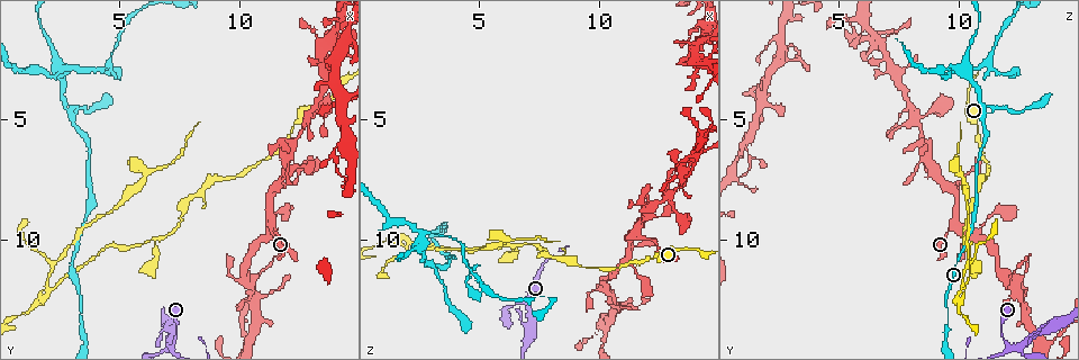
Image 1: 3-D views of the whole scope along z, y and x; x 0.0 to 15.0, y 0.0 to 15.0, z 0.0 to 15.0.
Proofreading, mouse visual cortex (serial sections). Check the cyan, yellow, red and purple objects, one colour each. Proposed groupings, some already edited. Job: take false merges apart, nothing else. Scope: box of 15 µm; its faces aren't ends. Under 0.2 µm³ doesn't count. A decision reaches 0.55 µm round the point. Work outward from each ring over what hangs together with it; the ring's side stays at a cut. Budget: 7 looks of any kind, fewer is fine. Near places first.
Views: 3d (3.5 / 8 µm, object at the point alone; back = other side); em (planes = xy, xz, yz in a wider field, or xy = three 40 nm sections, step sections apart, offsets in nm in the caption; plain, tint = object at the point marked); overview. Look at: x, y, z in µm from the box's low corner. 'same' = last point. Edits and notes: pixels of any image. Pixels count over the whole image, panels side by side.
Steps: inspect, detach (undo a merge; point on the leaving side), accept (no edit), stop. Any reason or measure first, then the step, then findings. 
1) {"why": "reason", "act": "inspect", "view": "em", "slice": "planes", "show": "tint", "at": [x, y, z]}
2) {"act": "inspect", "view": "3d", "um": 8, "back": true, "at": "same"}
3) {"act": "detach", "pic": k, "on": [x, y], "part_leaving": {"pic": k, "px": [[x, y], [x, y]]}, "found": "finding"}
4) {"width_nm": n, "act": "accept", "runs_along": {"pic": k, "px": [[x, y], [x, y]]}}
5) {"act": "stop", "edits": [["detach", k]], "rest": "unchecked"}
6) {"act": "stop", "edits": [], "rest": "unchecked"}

{"why": "a narrow waist", "act": "inspect", "view": "3d", "um": 8, "at": [8.2, 8.2, 10.7]}

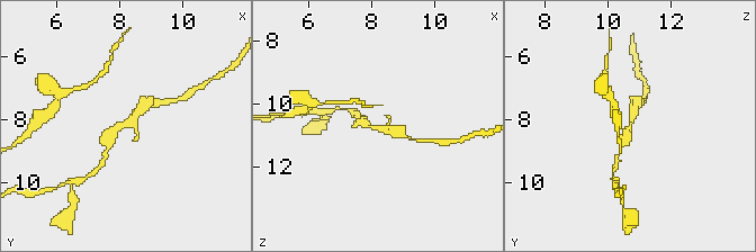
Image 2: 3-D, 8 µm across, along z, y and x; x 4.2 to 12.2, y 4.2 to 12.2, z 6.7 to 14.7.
{"why": "shape alone is not enough", "act": "inspect", "view": "em", "slice": "xy", "step": 5, "show": "tint", "at": [8.3, 8.2, 10.8]}

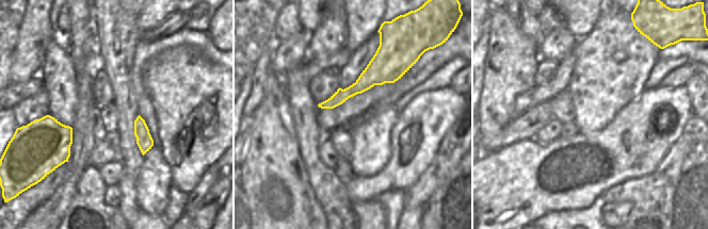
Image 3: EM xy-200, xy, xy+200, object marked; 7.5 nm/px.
{"act": "accept", "runs_along": {"pic": 2, "px": [[147, 102], [111, 135], [110, 147]]}, "found": "all the same cell"}

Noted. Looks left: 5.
{"why": "arms part here", "act": "inspect", "view": "3d", "um": 3.5, "at": [11.4, 9.4, 9.9]}

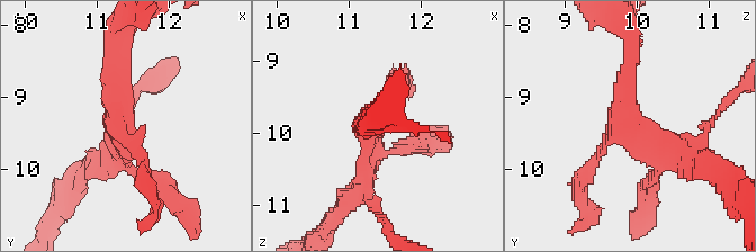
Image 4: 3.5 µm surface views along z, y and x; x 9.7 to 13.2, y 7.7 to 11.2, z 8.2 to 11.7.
{"why": "shape alone is not enough", "act": "inspect", "view": "em", "slice": "planes", "show": "tint", "at": [11.30, 9.40, 9.80]}

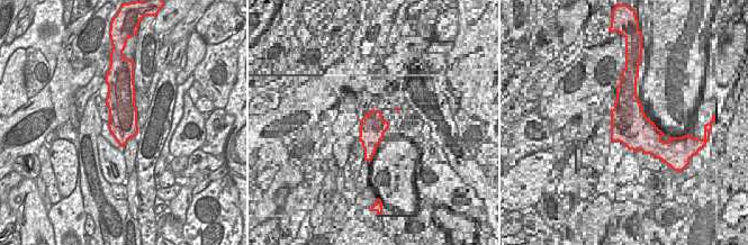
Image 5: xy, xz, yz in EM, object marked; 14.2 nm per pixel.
{"act": "accept", "runs_along": {"pic": 4, "px": [[581, 183], [621, 128], [630, 52]]}, "found": "one cell here"}

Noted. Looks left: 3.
{"why": "a fork", "act": "inspect", "view": "3d", "um": 3.5, "at": [2.2, 11.9, 10.2]}

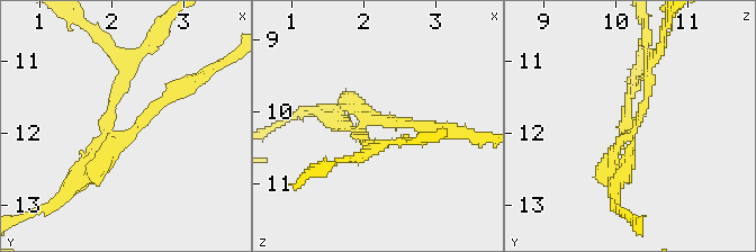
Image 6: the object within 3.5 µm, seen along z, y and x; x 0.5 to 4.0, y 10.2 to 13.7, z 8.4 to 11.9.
{"arms": 3, "arm_widths_nm": [150, 150, 250], "act": "inspect", "view": "em", "slice": "xy", "step": 3, "show": "tint", "at": [2.25, 12.05, 10.15]}

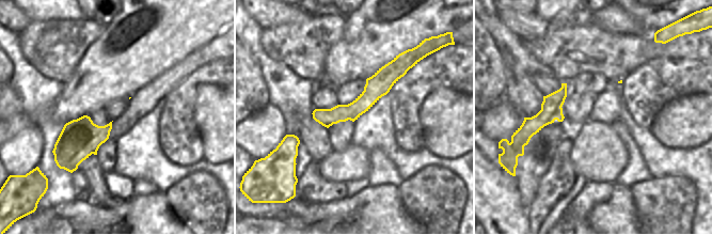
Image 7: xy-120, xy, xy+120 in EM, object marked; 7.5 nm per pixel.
{"act": "inspect", "view": "em", "slice": "xy", "step": 2, "show": "tint", "at": "same"}

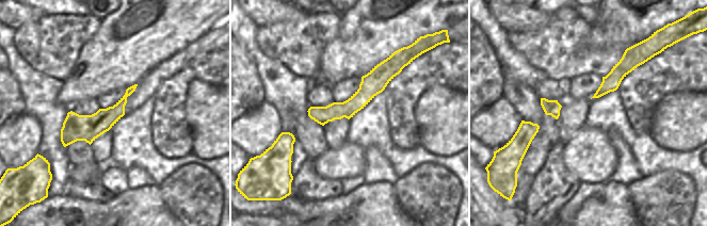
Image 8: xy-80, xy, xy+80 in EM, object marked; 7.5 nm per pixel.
{"act": "detach", "pic": 6, "on": [114, 93], "part_leaving": {"pic": 6, "px": [[107, 131], [132, 55], [155, 37]]}, "found": "a second cell is stuck on"}

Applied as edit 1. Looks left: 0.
{"act": "stop", "edits": [["detach", 6]], "rest": "unchecked"}

